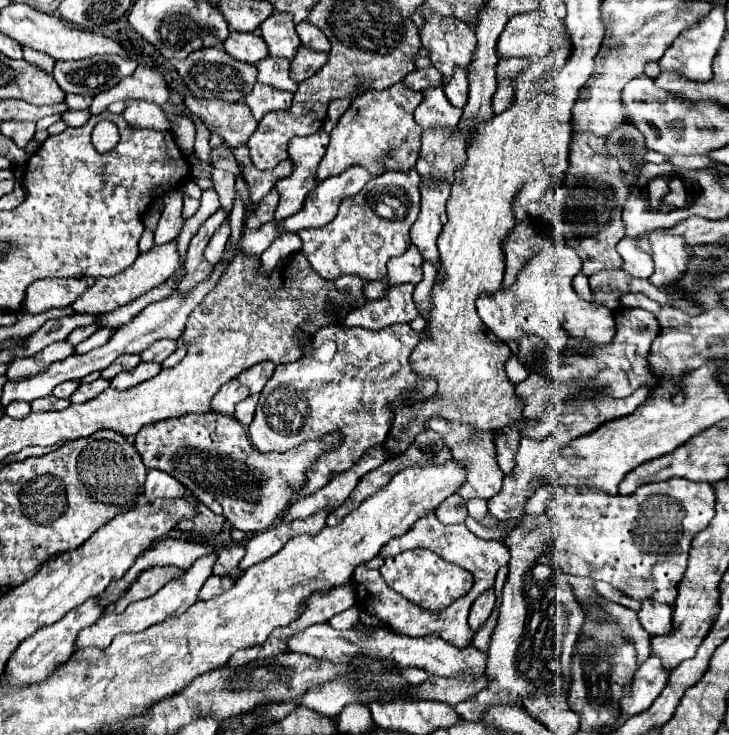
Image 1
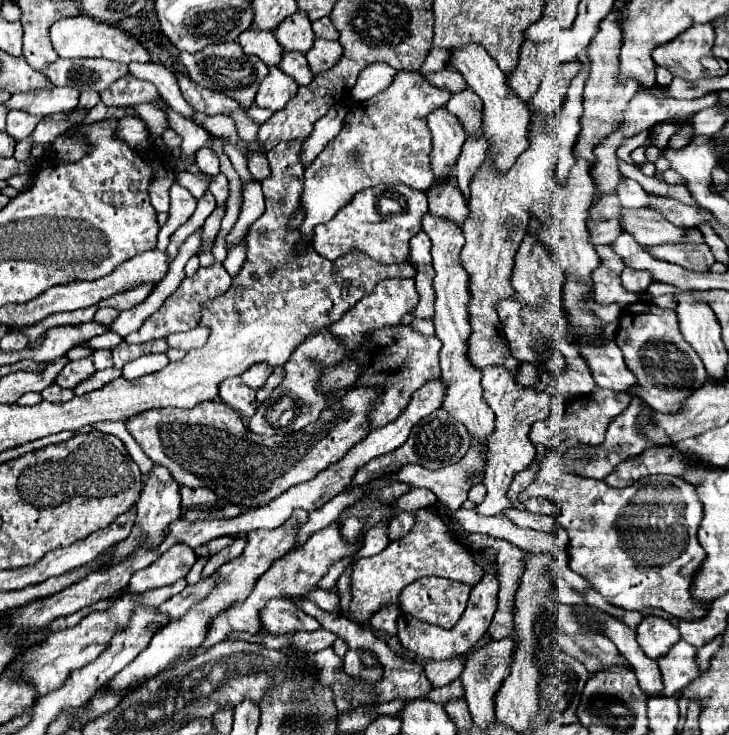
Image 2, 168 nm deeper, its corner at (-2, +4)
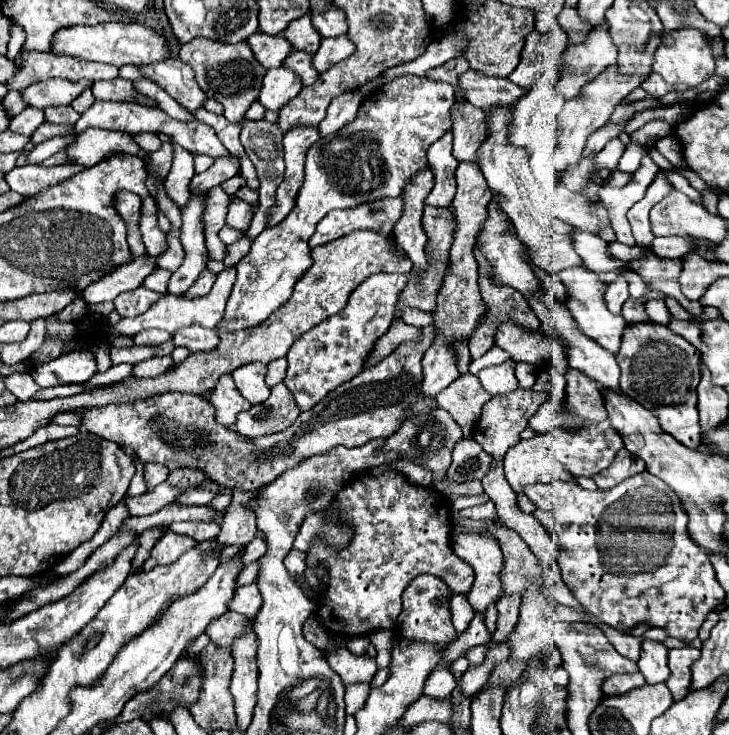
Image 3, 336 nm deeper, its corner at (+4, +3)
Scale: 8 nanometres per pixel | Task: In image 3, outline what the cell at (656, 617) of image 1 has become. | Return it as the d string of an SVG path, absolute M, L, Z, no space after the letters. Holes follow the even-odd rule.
M643 640L641 644L641 658L637 662L639 672L645 676L647 684L665 682L669 678L669 666L667 666L667 648L661 642Z

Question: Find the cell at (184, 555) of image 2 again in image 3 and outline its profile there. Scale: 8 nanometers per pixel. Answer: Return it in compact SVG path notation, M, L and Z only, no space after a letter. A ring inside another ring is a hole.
M167 530L163 534L163 538L155 544L149 560L143 564L143 570L151 570L157 564L173 564L185 550L189 550L193 546L193 538L183 536L183 534L175 534L173 530Z

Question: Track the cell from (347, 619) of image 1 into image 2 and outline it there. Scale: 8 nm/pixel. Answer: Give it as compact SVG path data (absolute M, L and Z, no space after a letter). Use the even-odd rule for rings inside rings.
M315 589L315 591L311 591L311 595L307 595L307 599L315 601L321 609L325 609L327 612L339 611L340 599L337 597L337 593L333 593L333 591Z

